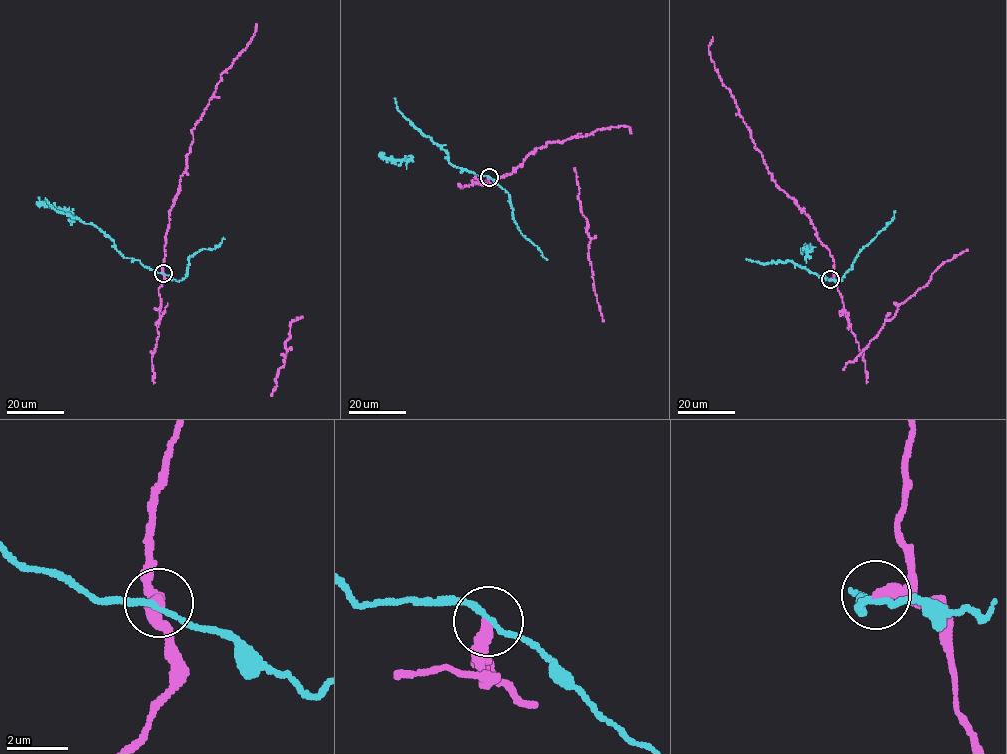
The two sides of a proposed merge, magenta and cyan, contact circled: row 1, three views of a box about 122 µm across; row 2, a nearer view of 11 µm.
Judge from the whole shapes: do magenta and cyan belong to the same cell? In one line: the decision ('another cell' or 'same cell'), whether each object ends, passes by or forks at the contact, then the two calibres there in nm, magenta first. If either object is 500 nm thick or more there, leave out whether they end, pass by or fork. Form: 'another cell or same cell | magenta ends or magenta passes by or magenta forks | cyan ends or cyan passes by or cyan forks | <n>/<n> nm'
another cell | magenta ends | cyan passes by | 400/170 nm

